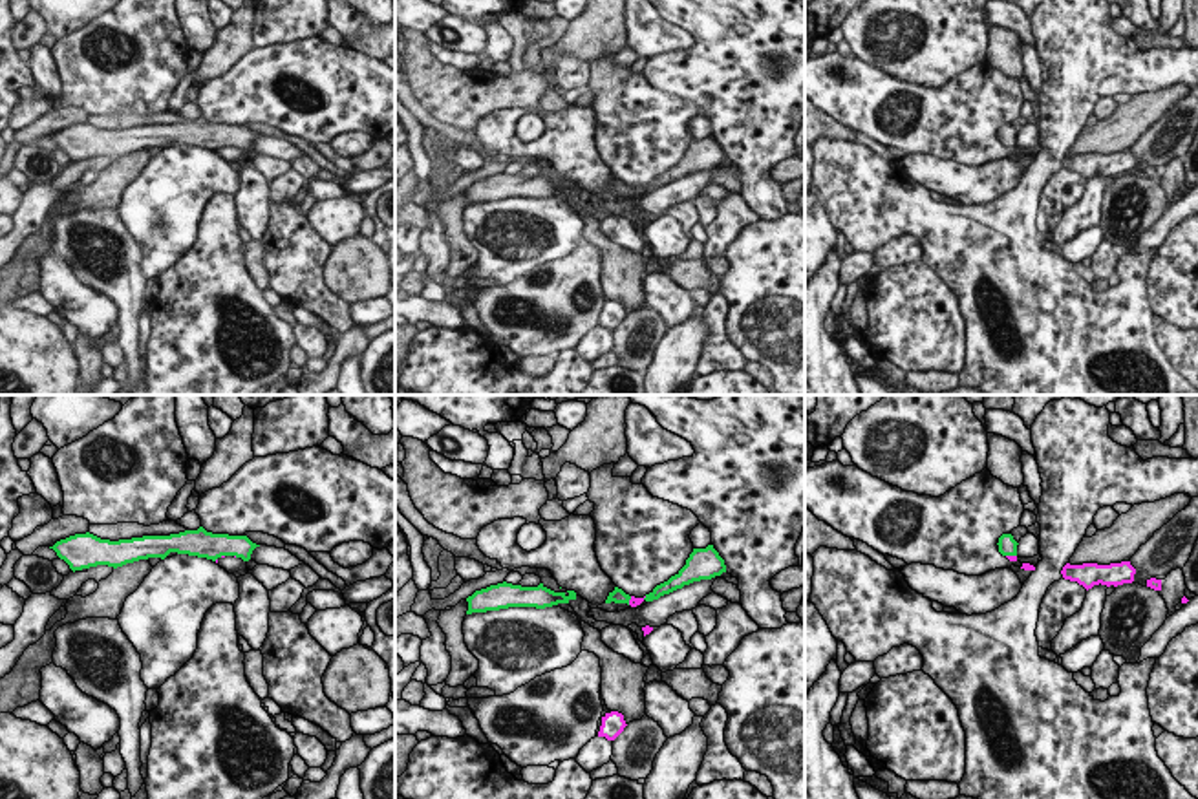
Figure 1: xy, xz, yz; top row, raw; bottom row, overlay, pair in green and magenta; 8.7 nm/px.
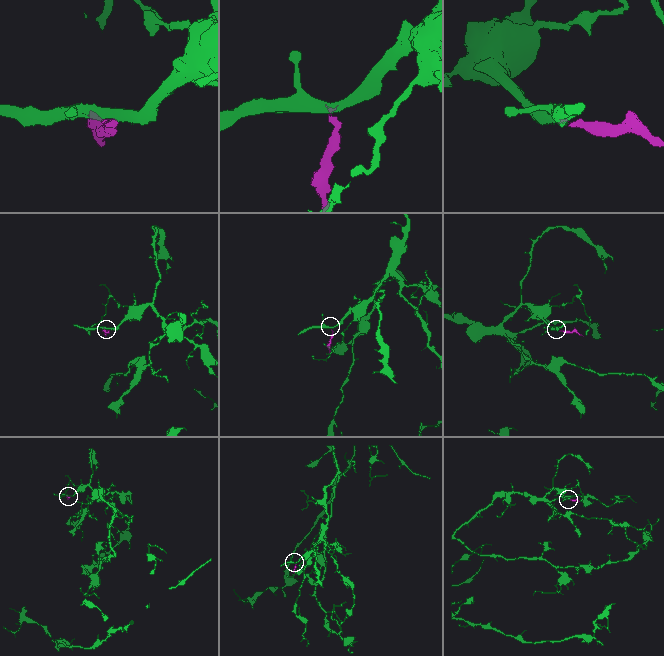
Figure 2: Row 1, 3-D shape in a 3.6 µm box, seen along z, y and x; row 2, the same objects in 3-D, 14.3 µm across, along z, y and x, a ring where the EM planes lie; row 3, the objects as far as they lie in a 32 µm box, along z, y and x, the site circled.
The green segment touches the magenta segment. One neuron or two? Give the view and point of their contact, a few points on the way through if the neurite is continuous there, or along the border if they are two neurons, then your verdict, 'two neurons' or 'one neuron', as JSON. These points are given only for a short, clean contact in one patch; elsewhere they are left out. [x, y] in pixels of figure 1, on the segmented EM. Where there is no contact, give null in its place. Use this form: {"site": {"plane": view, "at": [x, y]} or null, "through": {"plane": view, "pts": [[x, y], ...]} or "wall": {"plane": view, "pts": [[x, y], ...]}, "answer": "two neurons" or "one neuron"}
{"site": {"plane": "yz", "at": [1012, 554]}, "wall": {"plane": "yz", "pts": [[1006, 554], [1016, 556]]}, "answer": "two neurons"}

